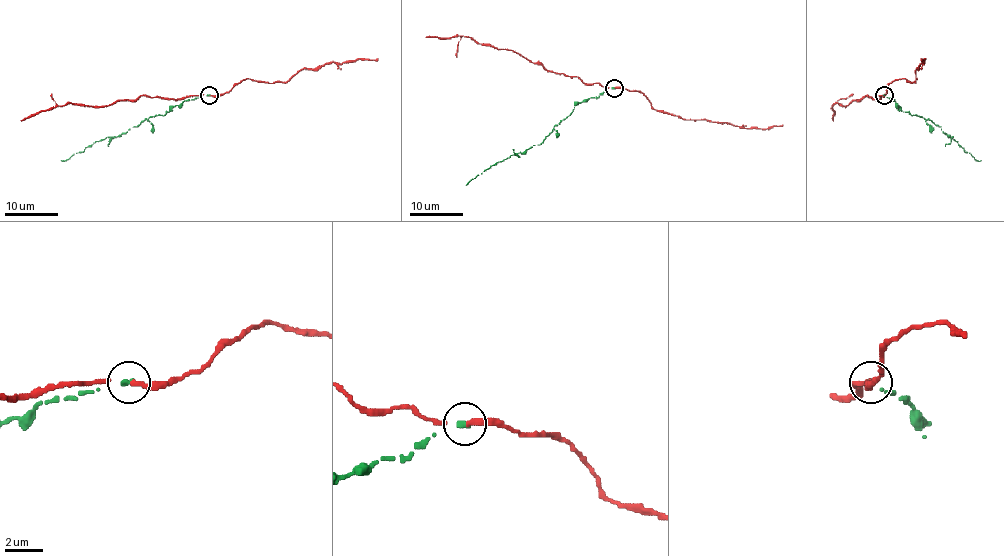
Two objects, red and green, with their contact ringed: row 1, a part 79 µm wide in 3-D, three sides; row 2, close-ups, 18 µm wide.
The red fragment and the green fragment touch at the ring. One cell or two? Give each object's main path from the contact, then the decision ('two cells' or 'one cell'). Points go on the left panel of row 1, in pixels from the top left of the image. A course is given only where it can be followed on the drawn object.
course red (210, 95), (179, 99), (140, 96), (136, 100), (119, 100), (100, 107), (67, 103), (39, 110), (21, 121); course green (208, 95), (188, 99), (165, 114), (150, 116), (117, 137), (95, 141), (83, 151), (60, 161); two cells

